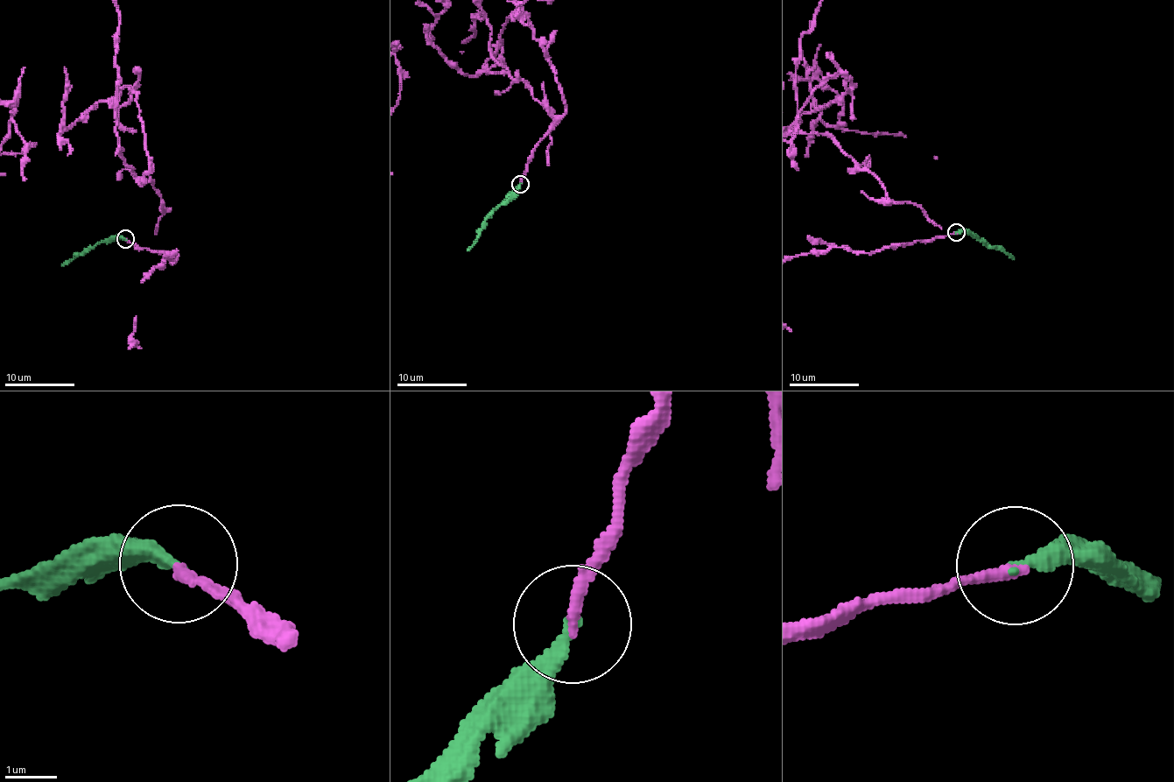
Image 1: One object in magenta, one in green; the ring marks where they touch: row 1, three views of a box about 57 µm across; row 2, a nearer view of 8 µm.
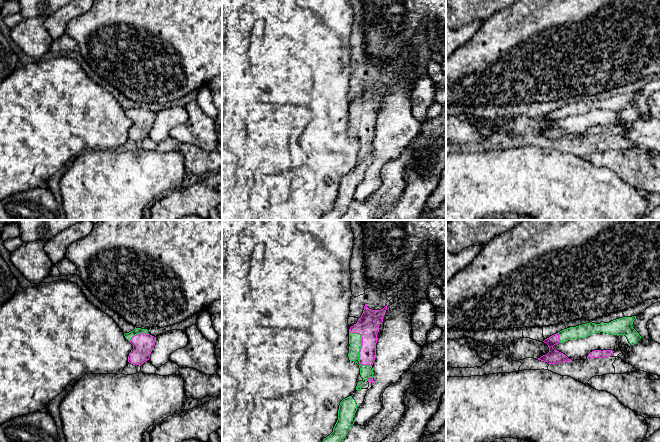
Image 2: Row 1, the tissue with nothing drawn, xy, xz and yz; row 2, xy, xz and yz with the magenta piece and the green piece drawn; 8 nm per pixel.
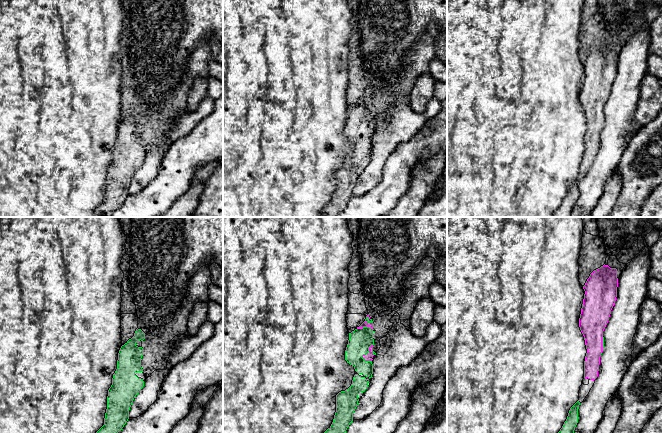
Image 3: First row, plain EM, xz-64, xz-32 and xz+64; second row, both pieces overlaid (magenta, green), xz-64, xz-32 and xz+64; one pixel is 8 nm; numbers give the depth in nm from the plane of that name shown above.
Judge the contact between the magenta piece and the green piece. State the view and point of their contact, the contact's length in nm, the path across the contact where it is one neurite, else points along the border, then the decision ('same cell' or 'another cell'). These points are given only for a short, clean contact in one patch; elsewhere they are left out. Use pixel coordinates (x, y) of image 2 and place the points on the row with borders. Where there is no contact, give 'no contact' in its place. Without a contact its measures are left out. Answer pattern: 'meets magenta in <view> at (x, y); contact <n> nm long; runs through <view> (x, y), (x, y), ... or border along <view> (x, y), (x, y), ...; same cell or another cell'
meets magenta in xz at (360, 349); contact 360 nm long; same cell

